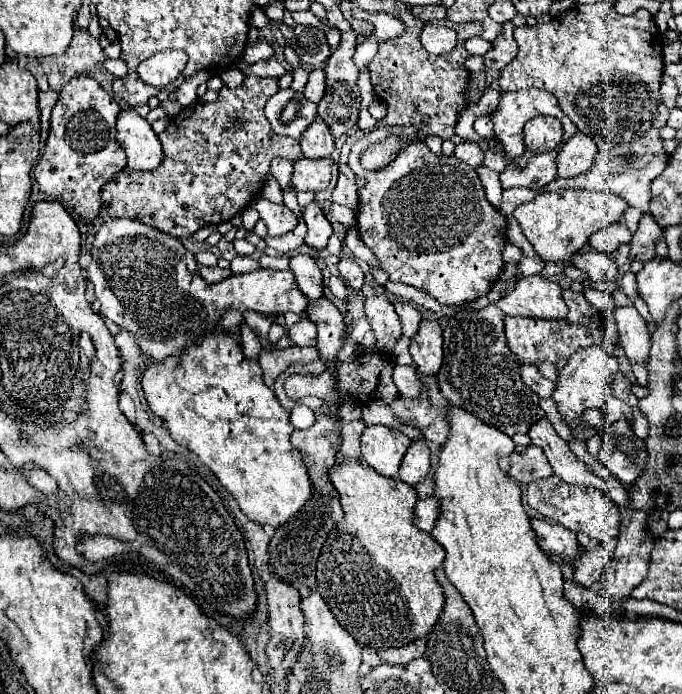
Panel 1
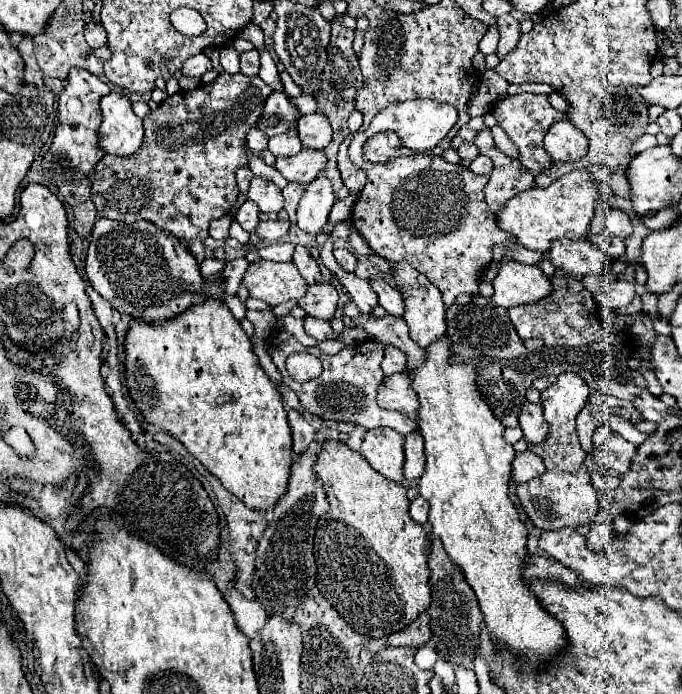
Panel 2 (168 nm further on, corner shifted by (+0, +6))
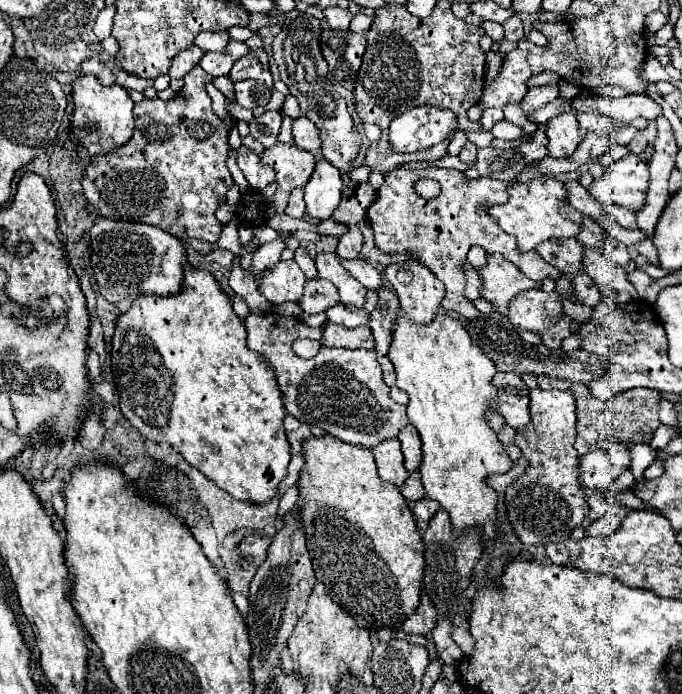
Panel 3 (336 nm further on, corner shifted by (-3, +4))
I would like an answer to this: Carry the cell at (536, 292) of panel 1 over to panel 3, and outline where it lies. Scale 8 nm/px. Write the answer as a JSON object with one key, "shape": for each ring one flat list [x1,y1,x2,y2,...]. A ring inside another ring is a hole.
{"shape":[[490,254,488,264,478,270,484,290,482,298,486,298,494,310,508,314,510,302,526,290,542,288,542,282,528,278,516,264,506,260,502,254]]}

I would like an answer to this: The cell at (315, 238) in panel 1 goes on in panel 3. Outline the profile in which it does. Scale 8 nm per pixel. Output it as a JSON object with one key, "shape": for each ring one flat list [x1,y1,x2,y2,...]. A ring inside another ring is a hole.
{"shape":[[318,156,316,170,308,184,304,186,306,200,306,218,322,222,332,216,342,198,342,176,340,170,330,166,326,158]]}

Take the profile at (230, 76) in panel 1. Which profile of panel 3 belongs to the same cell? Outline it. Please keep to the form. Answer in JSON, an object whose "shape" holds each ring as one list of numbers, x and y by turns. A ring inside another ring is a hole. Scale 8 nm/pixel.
{"shape":[[202,32,196,36,194,44,206,52,222,52,226,50,230,36,226,32]]}

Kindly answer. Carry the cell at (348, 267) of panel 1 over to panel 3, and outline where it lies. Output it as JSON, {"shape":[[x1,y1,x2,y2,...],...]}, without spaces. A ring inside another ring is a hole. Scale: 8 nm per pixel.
{"shape":[[350,226,348,234,344,234,340,238,336,254,342,260,354,260,360,254,360,248,362,248,362,234,360,234,358,226]]}

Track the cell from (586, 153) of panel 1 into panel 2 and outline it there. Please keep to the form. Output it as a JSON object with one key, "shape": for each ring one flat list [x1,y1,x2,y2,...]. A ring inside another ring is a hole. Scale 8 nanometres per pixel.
{"shape":[[561,118,549,128,543,148,551,160,567,162,581,158,587,152,587,138,571,124,569,118]]}

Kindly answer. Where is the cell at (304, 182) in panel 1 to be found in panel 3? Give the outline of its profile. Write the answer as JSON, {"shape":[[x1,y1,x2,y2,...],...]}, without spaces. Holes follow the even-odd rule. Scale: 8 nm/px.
{"shape":[[274,144,262,154,262,162,276,170,278,190,274,194,276,214,282,214,288,204,288,194,296,186,306,186,316,166,316,156,292,144]]}

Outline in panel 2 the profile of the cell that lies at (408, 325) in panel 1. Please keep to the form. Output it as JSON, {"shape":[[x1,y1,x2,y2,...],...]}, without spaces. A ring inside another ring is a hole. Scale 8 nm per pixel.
{"shape":[[371,276,369,278,369,284,371,284,371,288,377,294,379,306,383,306,387,310,387,314,393,314,393,316,399,316,401,318,401,314,403,314,403,298,401,298,399,290,395,290,393,286,389,286,379,276]]}

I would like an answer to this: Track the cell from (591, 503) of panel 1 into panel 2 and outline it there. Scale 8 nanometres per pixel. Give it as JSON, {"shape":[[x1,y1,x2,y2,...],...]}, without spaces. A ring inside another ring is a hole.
{"shape":[[575,374,559,376,553,386,541,392,541,406,543,416,549,424,549,436,541,444,529,444,527,450,535,452,543,460,545,474,515,488,515,494,519,496,525,514,541,530,559,530,563,526,577,528,581,524,591,524,597,516,597,492,589,480,589,470,585,466,587,454,583,452,575,432,575,418,583,410,587,396,587,384,583,384,583,380]]}

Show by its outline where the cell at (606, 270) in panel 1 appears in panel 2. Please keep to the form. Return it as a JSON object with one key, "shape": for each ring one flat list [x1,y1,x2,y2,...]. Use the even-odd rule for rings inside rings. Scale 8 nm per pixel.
{"shape":[[559,238,551,242,549,260,553,266,569,276,601,276,605,272,607,256,599,252,589,240,569,240]]}

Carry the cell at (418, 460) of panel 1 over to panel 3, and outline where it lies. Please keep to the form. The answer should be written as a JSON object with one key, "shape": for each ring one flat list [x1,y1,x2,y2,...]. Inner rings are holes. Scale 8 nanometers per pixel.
{"shape":[[406,426,400,434,398,440,402,442,402,454,406,460,406,470,414,472,422,464,422,440,420,434,414,430,414,426]]}

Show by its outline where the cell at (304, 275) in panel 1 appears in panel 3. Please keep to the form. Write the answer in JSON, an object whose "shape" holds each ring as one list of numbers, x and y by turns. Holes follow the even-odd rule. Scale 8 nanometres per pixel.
{"shape":[[298,248,296,250,296,256,294,256,294,260,298,262,298,266,302,268,302,272,306,274,306,278,318,278,318,272,316,272,316,264,314,264,314,260,310,258,310,254,308,254,308,250,306,248]]}

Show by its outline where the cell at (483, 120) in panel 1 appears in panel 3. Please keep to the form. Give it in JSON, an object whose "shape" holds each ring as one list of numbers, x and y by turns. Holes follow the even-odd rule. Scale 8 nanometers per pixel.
{"shape":[[502,120,502,122,496,122,496,124,494,124,492,134,494,134,496,138,504,138,504,140,516,140,516,138,520,138,522,128,518,128,516,124,512,124,512,122,508,122,508,120]]}

